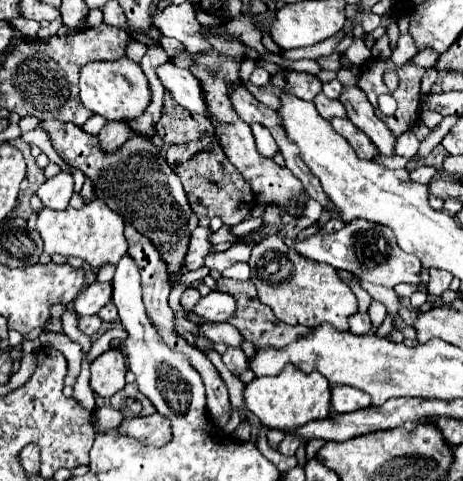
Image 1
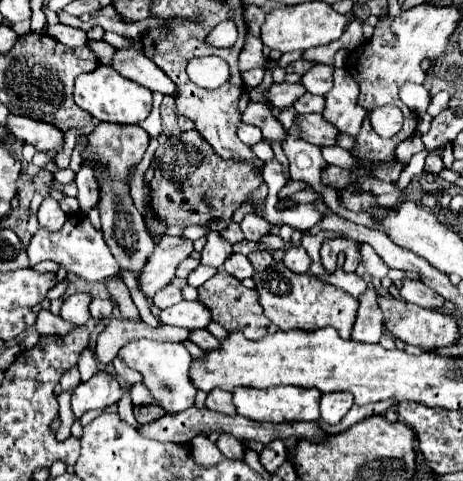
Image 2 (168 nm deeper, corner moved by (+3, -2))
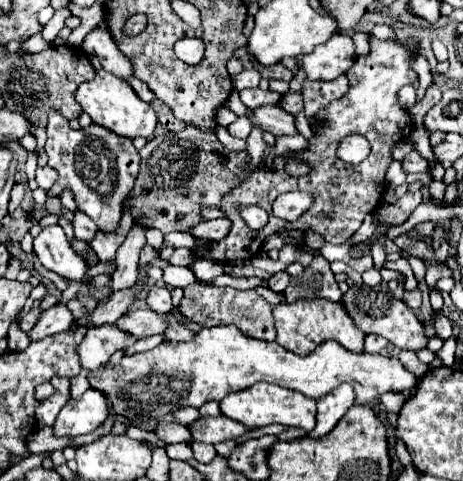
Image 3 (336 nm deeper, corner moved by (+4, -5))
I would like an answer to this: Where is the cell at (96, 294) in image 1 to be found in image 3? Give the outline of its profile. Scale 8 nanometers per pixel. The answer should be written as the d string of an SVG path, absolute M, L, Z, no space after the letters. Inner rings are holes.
M55 304L49 310L43 310L41 312L41 316L37 318L37 322L35 322L33 330L29 332L29 336L31 336L31 340L41 340L45 336L51 336L51 334L59 334L59 332L69 330L71 322L73 322L73 316L67 310L67 306Z

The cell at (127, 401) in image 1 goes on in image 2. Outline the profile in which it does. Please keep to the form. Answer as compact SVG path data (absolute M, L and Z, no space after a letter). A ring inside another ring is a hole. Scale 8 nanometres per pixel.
M134 405L134 415L136 415L136 421L138 423L150 423L150 421L156 421L158 417L164 415L162 409L158 409L156 405Z

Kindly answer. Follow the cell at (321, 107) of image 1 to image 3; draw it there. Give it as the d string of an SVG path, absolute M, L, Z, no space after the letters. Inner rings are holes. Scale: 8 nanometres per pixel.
M287 92L281 96L281 102L277 104L281 108L285 108L289 114L297 114L299 110L303 110L303 100L301 100L301 94L299 92Z

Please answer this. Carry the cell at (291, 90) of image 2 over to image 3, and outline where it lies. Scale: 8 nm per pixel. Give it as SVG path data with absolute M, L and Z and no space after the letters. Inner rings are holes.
M253 88L253 90L241 90L239 98L247 108L257 108L257 106L263 106L263 104L277 104L281 94L271 92L271 90L265 92L261 88Z

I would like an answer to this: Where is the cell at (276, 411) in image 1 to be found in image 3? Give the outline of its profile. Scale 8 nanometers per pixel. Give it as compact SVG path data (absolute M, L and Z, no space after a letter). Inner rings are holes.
M257 382L245 390L233 392L221 400L221 414L241 422L247 428L261 428L267 424L283 424L283 426L295 426L303 428L307 432L313 430L315 426L315 400L303 396L301 392L293 392L269 382Z

